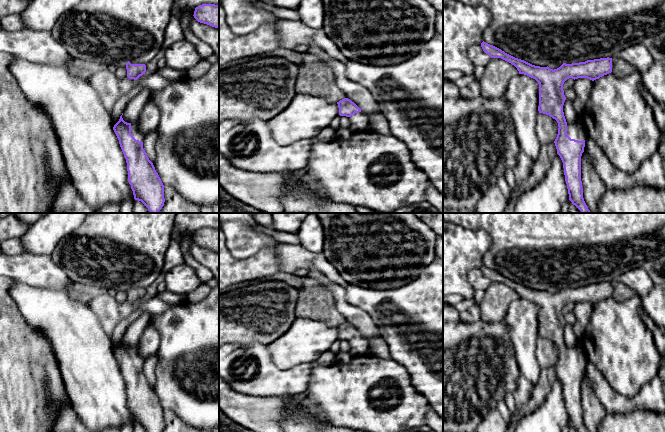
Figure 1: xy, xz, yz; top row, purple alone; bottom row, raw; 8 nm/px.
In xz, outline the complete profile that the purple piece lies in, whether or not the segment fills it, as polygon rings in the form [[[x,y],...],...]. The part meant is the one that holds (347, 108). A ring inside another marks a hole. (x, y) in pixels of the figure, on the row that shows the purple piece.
[[[344,98],[337,102],[339,115],[350,119],[349,129],[353,133],[366,132],[370,121],[370,116],[364,113],[354,102]]]

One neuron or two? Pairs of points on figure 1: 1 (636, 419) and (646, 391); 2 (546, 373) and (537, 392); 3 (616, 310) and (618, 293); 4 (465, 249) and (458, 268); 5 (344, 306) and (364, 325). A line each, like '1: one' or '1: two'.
1: two
2: one
3: two
4: one
5: one

